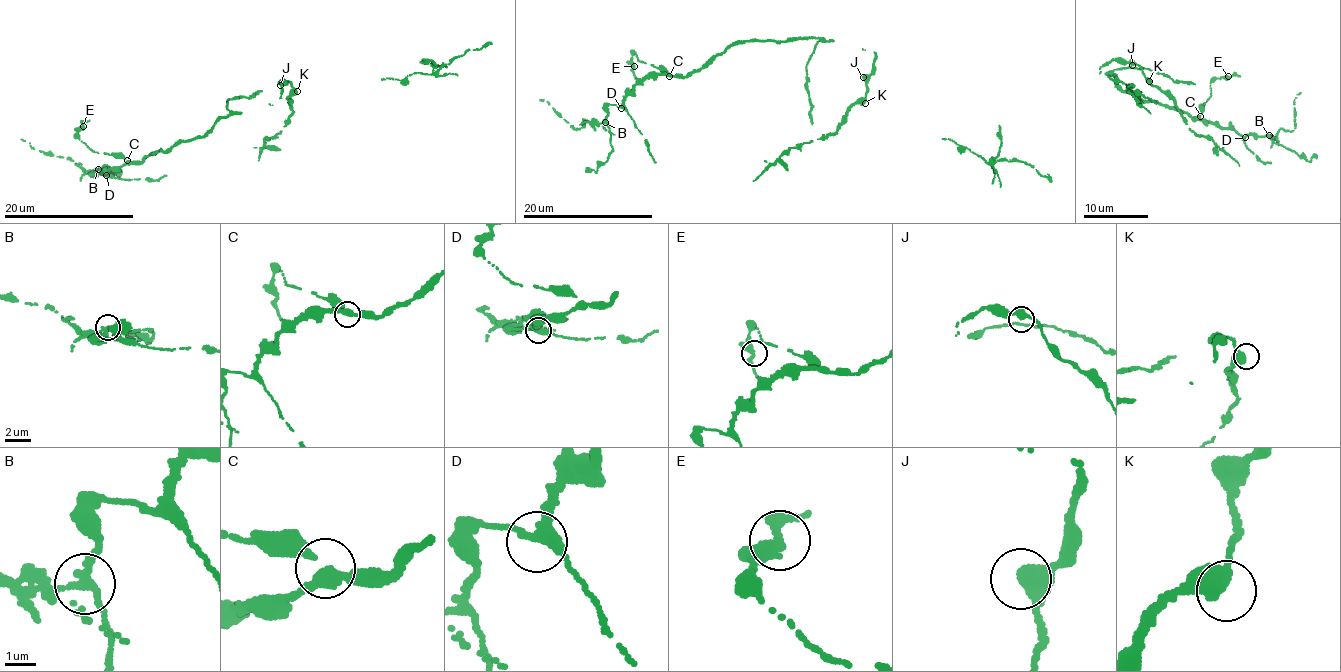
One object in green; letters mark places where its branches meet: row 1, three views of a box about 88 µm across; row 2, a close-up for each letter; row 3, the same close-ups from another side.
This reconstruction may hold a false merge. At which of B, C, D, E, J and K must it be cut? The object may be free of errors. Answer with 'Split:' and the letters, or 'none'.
Split: B

